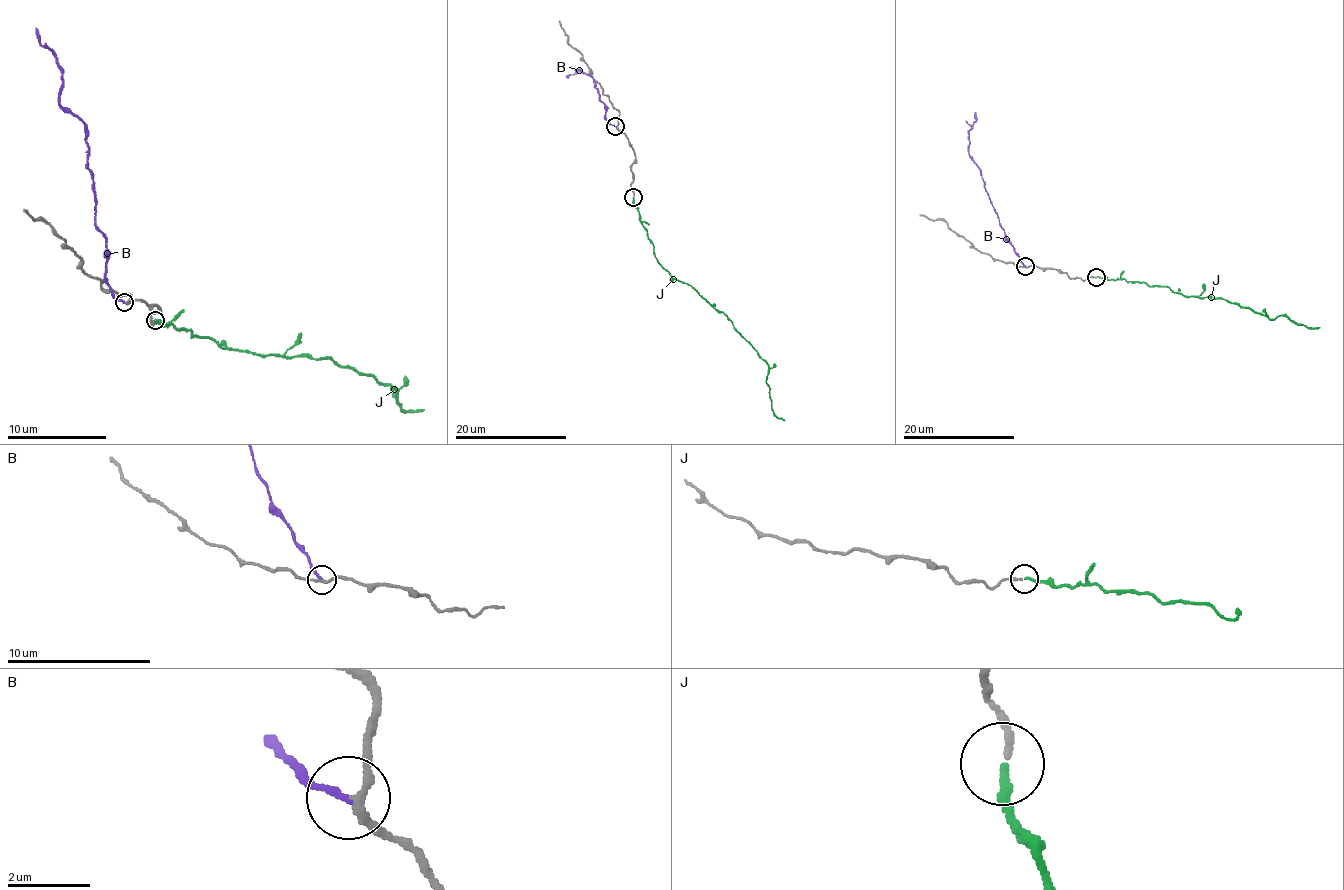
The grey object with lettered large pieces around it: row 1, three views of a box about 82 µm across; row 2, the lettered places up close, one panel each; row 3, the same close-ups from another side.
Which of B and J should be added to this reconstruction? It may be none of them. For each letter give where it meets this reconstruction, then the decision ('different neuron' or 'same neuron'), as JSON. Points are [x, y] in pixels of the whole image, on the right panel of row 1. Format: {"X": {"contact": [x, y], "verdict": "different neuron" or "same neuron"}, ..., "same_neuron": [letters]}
{"B": {"contact": [1025, 266], "verdict": "different neuron"}, "J": {"contact": [1096, 277], "verdict": "same neuron"}, "same_neuron": ["J"]}

